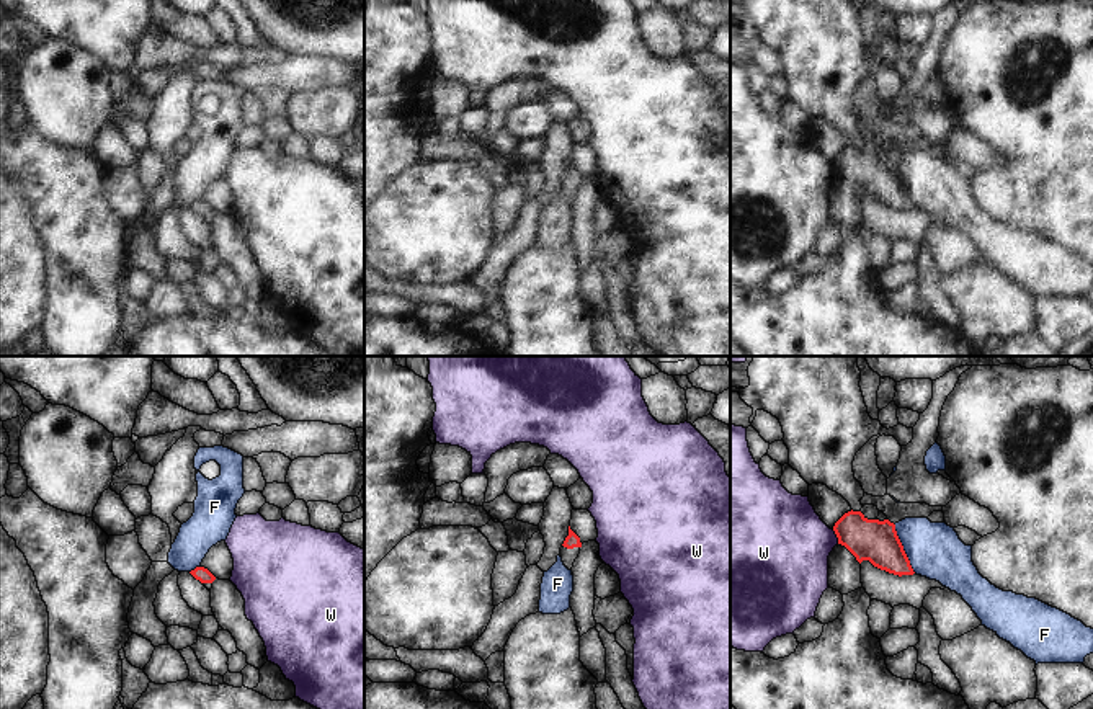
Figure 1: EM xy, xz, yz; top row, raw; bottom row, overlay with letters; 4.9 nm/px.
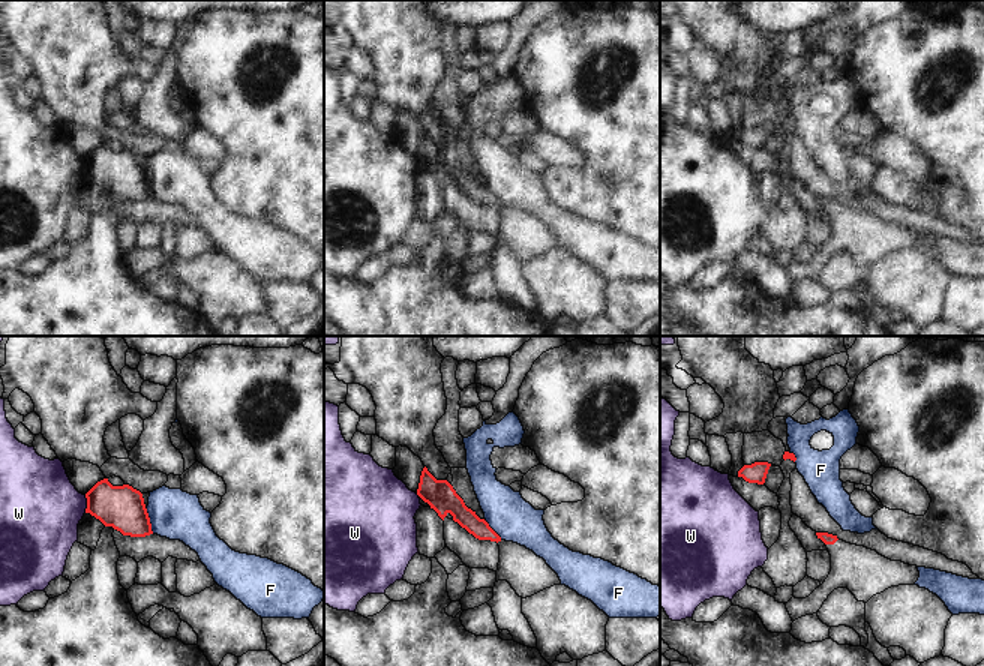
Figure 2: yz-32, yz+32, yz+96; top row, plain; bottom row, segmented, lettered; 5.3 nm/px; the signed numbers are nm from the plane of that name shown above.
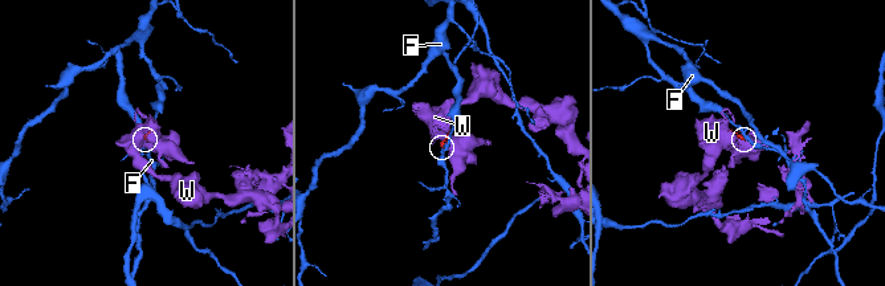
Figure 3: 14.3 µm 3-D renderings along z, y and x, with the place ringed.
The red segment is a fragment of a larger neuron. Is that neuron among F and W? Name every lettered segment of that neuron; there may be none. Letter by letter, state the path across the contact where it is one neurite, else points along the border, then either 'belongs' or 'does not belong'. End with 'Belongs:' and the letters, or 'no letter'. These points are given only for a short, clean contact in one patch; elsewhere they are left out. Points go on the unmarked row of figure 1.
F: does not belong
W: border yz (832, 164), (838, 177); does not belong
Belongs: no letter

